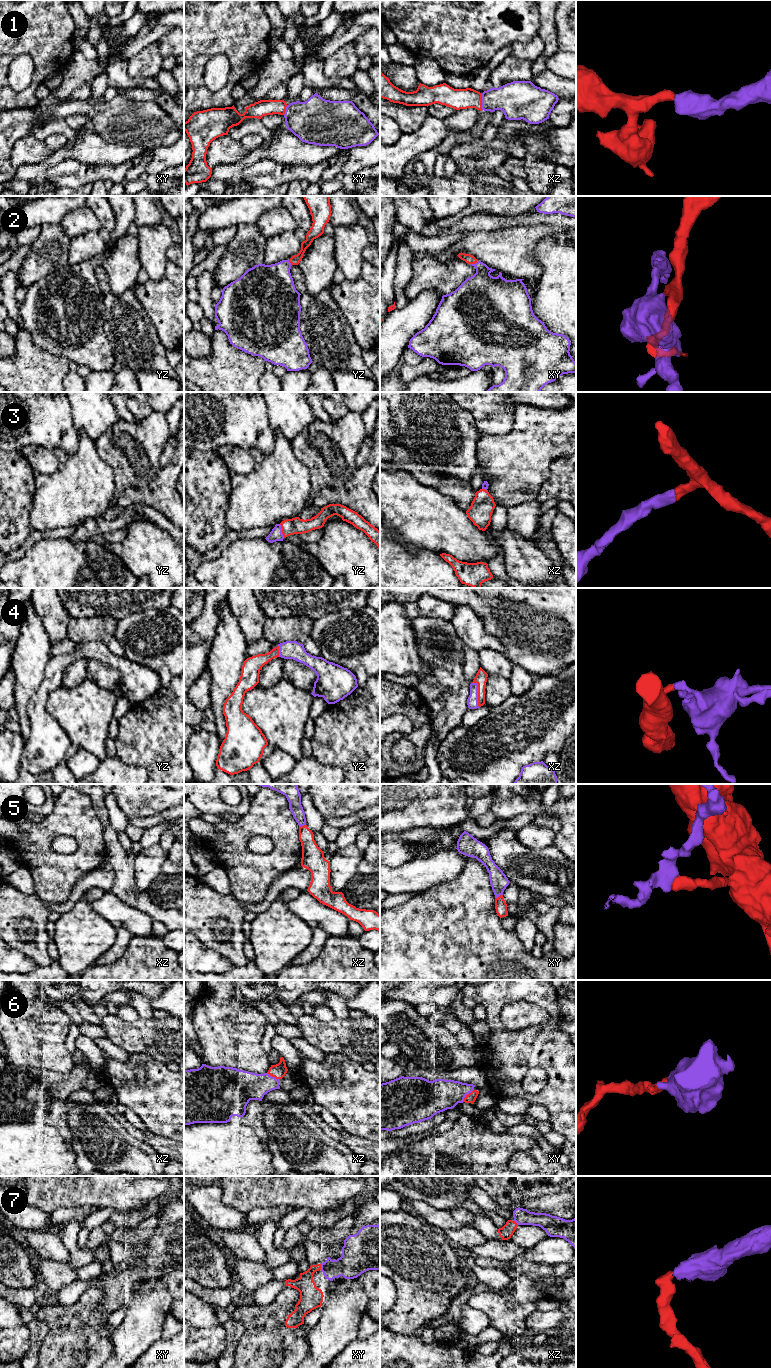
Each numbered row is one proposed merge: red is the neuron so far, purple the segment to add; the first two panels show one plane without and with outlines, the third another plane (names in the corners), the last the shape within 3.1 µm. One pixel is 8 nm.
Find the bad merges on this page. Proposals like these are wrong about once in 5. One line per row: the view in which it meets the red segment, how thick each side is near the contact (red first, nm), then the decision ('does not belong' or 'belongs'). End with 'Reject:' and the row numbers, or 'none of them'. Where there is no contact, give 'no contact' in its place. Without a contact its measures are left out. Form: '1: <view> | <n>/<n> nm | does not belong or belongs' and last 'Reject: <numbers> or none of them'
1: xz | 160/260 nm | belongs
2: xy | 80/320 nm | belongs
3: yz | 130/100 nm | belongs
4: xz | 100/90 nm | belongs
5: xz | 170/110 nm | belongs
6: xy | 80/260 nm | belongs
7: xy | 180/220 nm | belongs
Reject: none of them

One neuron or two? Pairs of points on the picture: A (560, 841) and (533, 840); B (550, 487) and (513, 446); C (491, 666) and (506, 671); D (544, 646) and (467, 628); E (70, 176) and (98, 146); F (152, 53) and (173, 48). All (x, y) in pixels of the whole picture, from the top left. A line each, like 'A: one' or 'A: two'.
A: two
B: two
C: one
D: two
E: two
F: two

